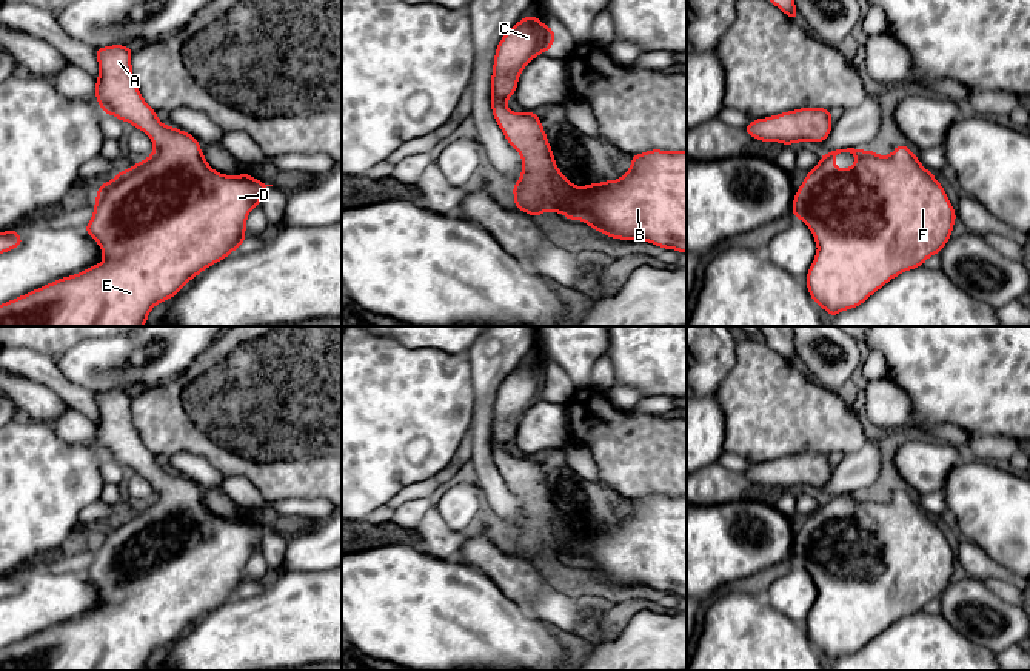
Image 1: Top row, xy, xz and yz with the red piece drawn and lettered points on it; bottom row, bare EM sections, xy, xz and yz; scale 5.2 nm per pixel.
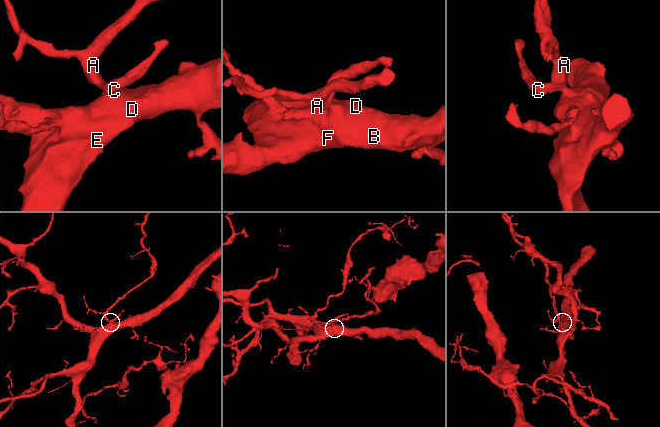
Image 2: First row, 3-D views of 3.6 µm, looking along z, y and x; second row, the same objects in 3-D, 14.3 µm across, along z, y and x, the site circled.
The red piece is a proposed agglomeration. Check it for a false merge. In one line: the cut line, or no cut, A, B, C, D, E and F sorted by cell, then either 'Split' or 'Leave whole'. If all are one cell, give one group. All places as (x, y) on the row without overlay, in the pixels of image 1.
No split. Groups: A B C D E F. Leave whole

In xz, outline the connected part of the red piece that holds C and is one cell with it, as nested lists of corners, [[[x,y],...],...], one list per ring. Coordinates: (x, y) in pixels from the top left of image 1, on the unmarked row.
[[[537,362],[519,365],[497,388],[491,419],[491,456],[508,489],[522,500],[522,519],[513,529],[514,551],[531,562],[554,556],[582,565],[611,583],[644,585],[687,599],[687,496],[650,494],[630,500],[631,511],[619,525],[574,531],[557,512],[547,476],[536,457],[511,457],[507,445],[516,439],[523,412],[553,392],[556,379]]]

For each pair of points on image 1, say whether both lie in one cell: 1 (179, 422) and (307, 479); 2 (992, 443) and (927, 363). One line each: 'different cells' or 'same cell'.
1: same cell
2: different cells

